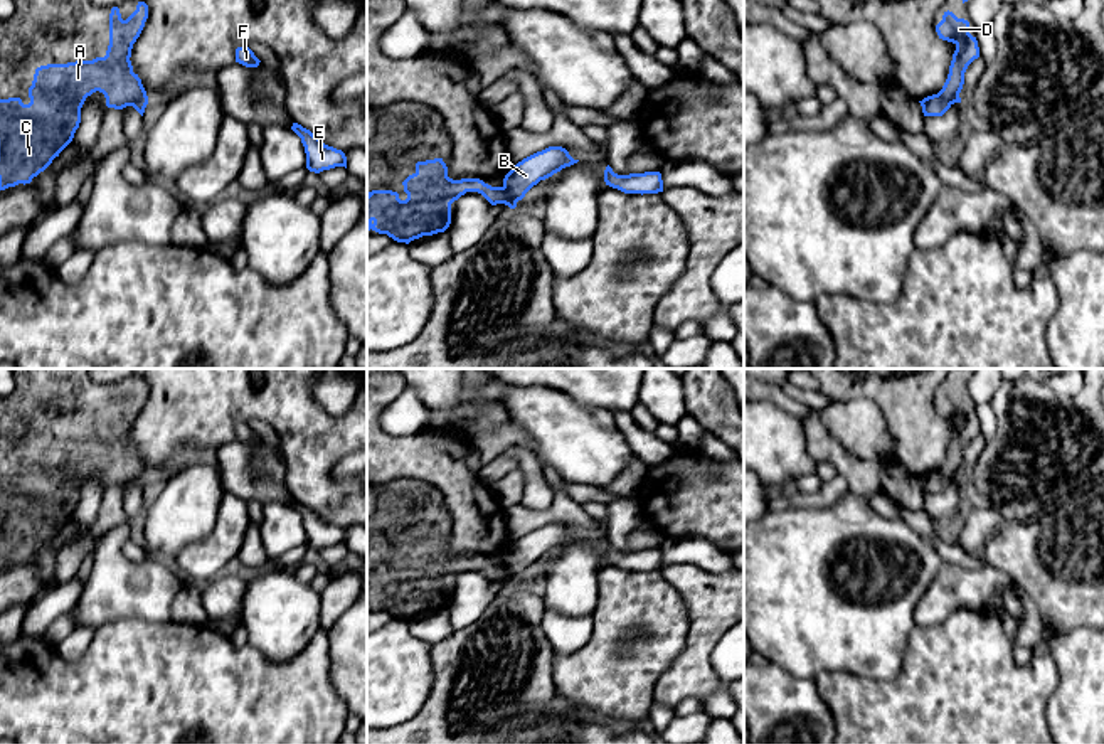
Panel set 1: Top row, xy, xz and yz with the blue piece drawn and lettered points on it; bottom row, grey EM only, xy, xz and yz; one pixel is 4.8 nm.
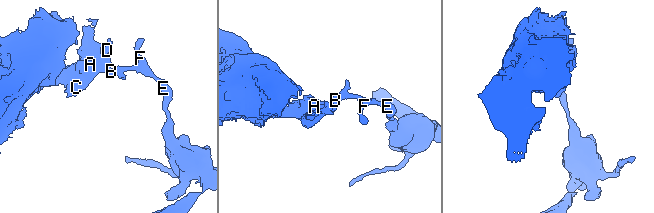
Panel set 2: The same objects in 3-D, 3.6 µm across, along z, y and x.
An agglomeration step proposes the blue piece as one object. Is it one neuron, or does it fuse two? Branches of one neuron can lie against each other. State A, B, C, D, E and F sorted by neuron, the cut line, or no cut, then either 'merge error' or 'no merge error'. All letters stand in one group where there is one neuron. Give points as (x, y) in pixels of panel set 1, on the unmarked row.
groups A C D / B E F; cut xy (145, 472), (130, 482); merge error

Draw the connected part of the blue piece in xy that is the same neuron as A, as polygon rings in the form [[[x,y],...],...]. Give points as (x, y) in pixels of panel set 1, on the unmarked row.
[[[138,379],[136,387],[121,396],[119,385],[109,391],[109,422],[104,434],[67,441],[47,441],[35,446],[29,465],[30,480],[20,475],[0,476],[0,567],[30,561],[72,518],[81,500],[81,485],[88,473],[99,468],[106,483],[123,486],[146,473],[138,451],[133,449],[131,426],[148,396],[148,382]]]

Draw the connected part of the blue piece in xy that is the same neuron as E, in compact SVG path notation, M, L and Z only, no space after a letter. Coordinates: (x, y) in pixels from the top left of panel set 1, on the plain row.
M293 500L291 507L301 515L310 549L320 550L335 544L347 545L347 534L342 527L325 522L316 512L298 500Z

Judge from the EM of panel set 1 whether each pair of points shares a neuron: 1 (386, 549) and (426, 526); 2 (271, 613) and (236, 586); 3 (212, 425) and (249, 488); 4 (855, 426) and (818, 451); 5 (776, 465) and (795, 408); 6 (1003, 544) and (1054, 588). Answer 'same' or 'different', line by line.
1: same
2: different
3: different
4: different
5: different
6: same

